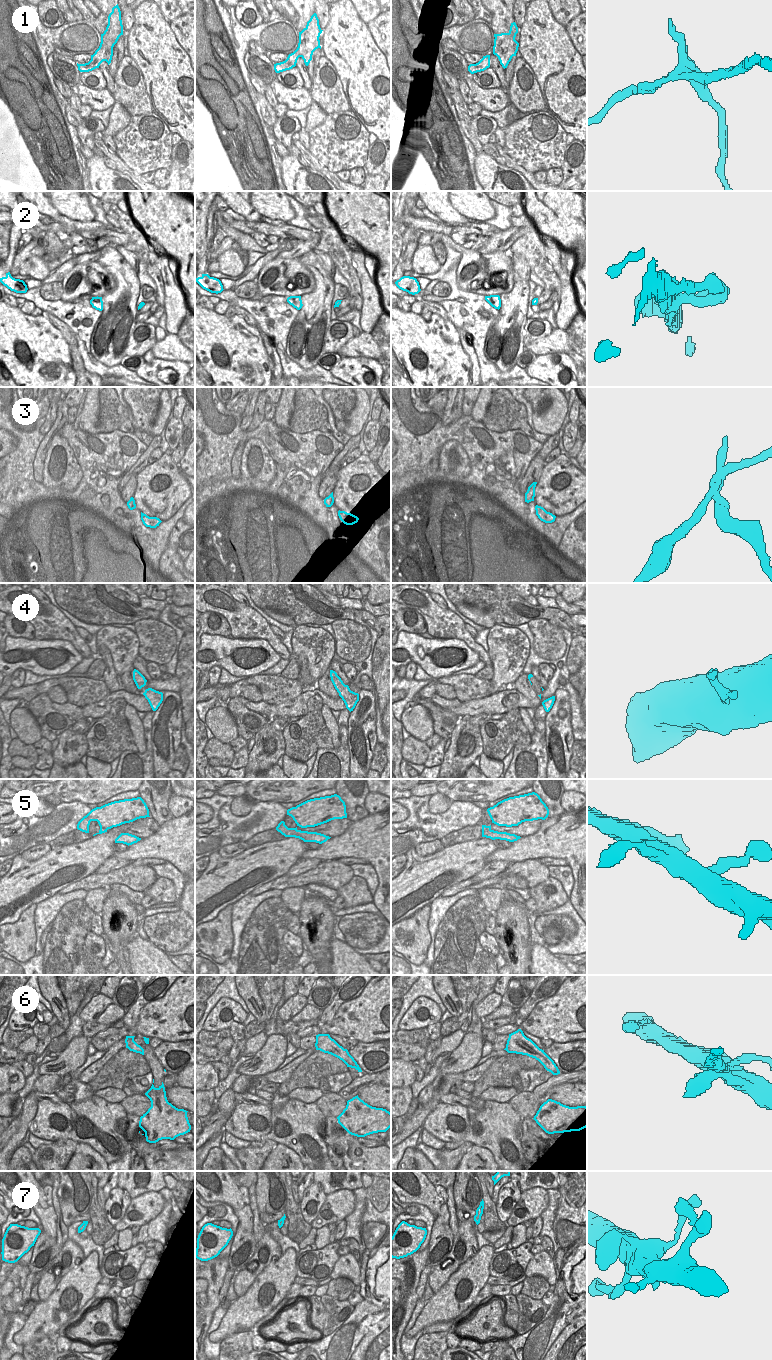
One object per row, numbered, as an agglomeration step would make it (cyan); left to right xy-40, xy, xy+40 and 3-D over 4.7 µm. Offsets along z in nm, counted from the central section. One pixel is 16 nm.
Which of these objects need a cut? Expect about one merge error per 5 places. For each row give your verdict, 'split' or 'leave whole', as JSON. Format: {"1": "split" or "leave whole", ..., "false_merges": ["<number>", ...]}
{"1": "split", "2": "leave whole", "3": "leave whole", "4": "leave whole", "5": "leave whole", "6": "split", "7": "leave whole", "false_merges": ["1", "6"]}

